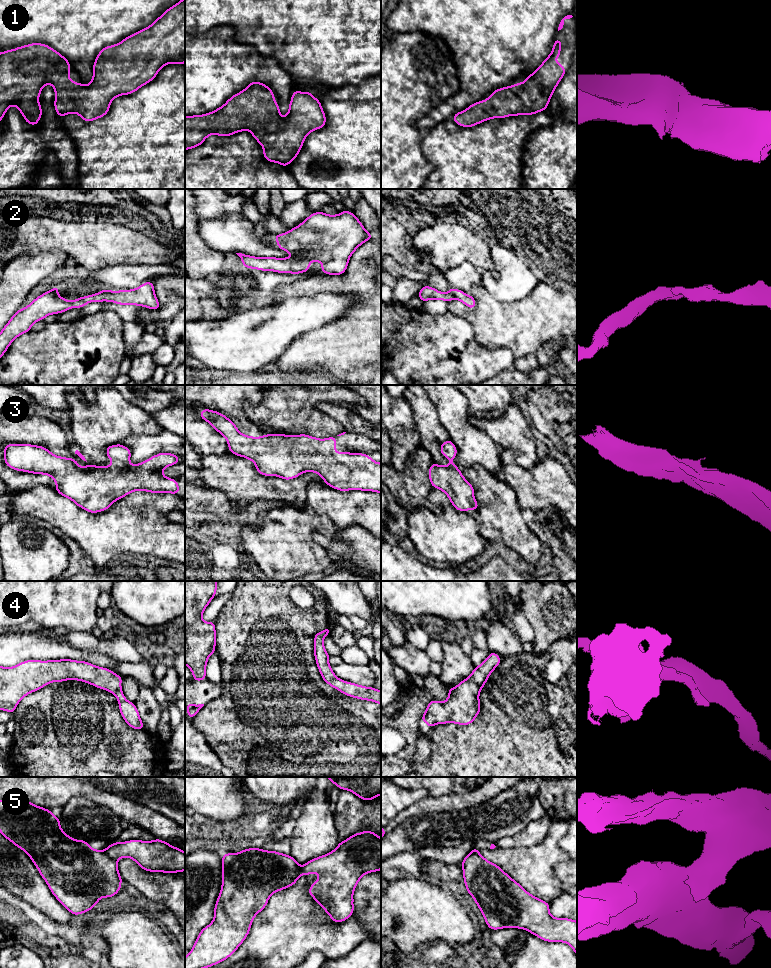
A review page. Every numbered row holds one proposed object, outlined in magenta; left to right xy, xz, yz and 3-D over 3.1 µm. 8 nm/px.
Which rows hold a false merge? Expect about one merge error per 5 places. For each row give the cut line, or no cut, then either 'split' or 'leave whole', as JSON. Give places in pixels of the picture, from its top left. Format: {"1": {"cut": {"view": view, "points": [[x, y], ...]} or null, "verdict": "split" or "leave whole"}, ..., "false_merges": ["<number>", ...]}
{"1": {"cut": null, "verdict": "leave whole"}, "2": {"cut": null, "verdict": "leave whole"}, "3": {"cut": null, "verdict": "leave whole"}, "4": {"cut": null, "verdict": "leave whole"}, "5": {"cut": {"view": "xy", "points": [[104, 851], [116, 862]]}, "verdict": "split"}, "false_merges": ["5"]}

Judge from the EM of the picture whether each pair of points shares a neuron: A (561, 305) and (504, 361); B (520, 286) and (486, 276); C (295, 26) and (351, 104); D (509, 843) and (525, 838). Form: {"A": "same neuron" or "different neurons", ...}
{"A": "different neurons", "B": "same neuron", "C": "different neurons", "D": "same neuron"}

